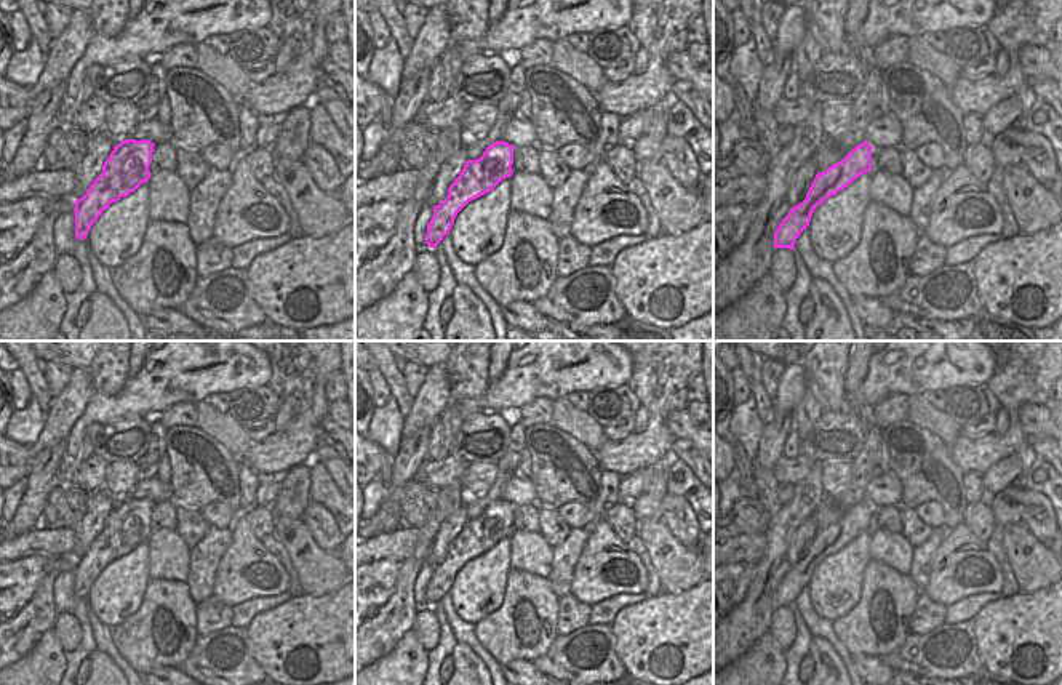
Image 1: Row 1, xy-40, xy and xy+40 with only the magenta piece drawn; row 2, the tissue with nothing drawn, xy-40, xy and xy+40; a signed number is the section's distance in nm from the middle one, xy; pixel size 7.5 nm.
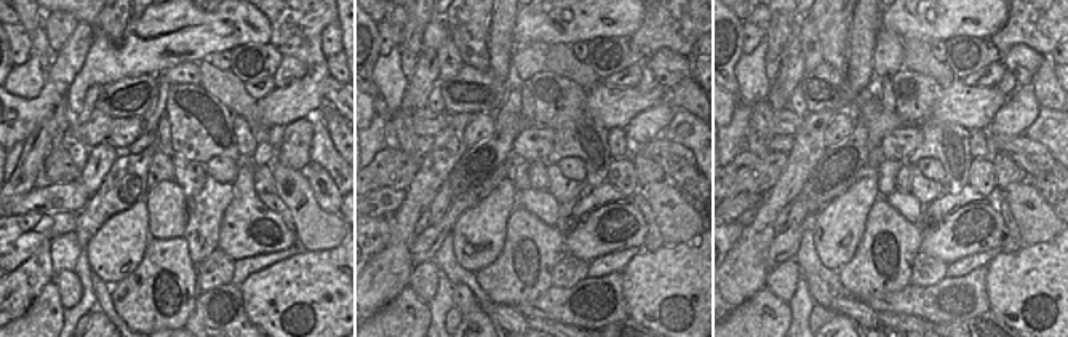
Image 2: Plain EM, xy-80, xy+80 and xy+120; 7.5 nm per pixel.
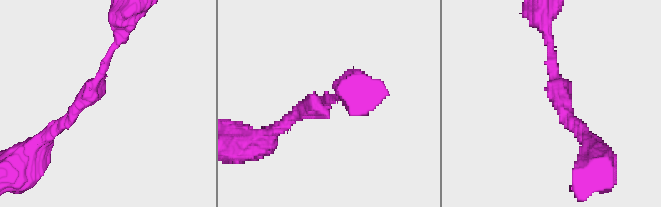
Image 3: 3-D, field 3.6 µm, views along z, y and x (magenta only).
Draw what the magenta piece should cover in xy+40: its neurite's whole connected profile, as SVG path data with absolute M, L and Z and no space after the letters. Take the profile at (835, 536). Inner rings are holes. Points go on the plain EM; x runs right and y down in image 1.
M864 499L856 504L841 520L817 531L806 557L790 567L774 591L774 607L793 608L800 592L809 584L814 568L828 555L836 554L860 533L872 530L872 504Z

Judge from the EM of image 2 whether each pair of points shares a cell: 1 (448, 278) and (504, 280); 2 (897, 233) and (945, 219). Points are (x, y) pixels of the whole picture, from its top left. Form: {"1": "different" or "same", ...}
{"1": "different", "2": "different"}

